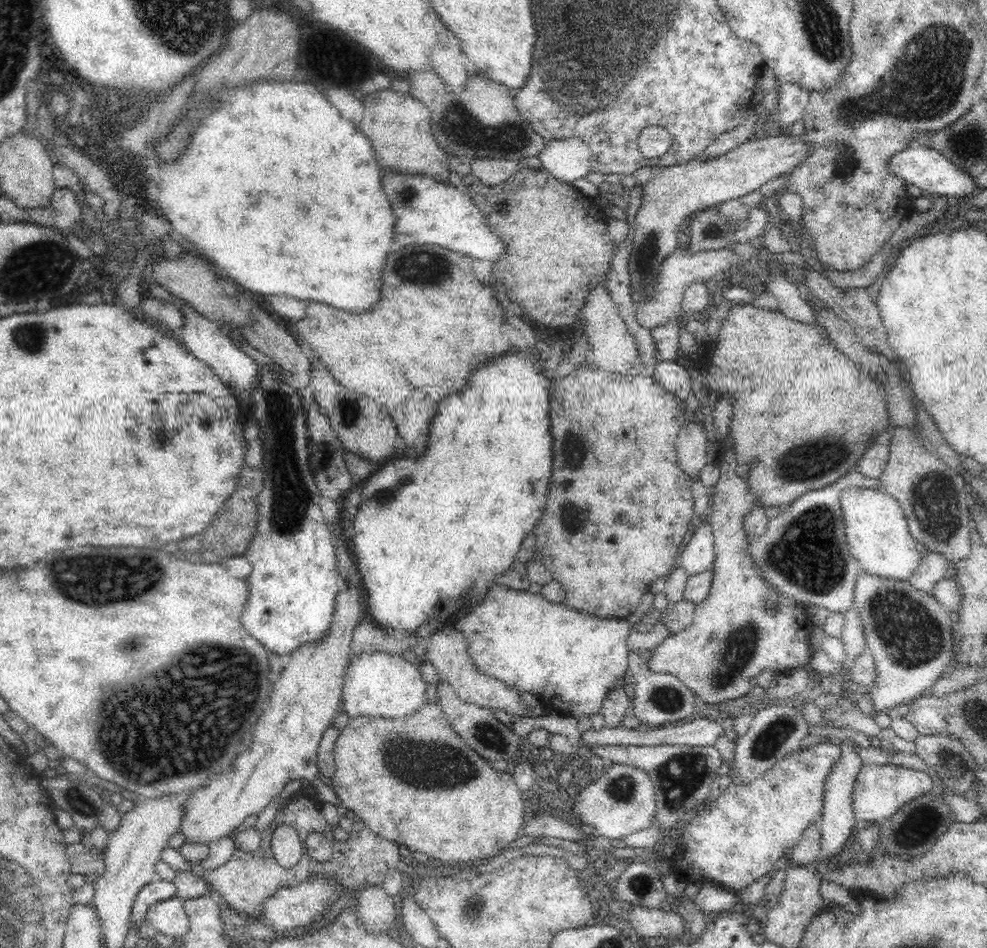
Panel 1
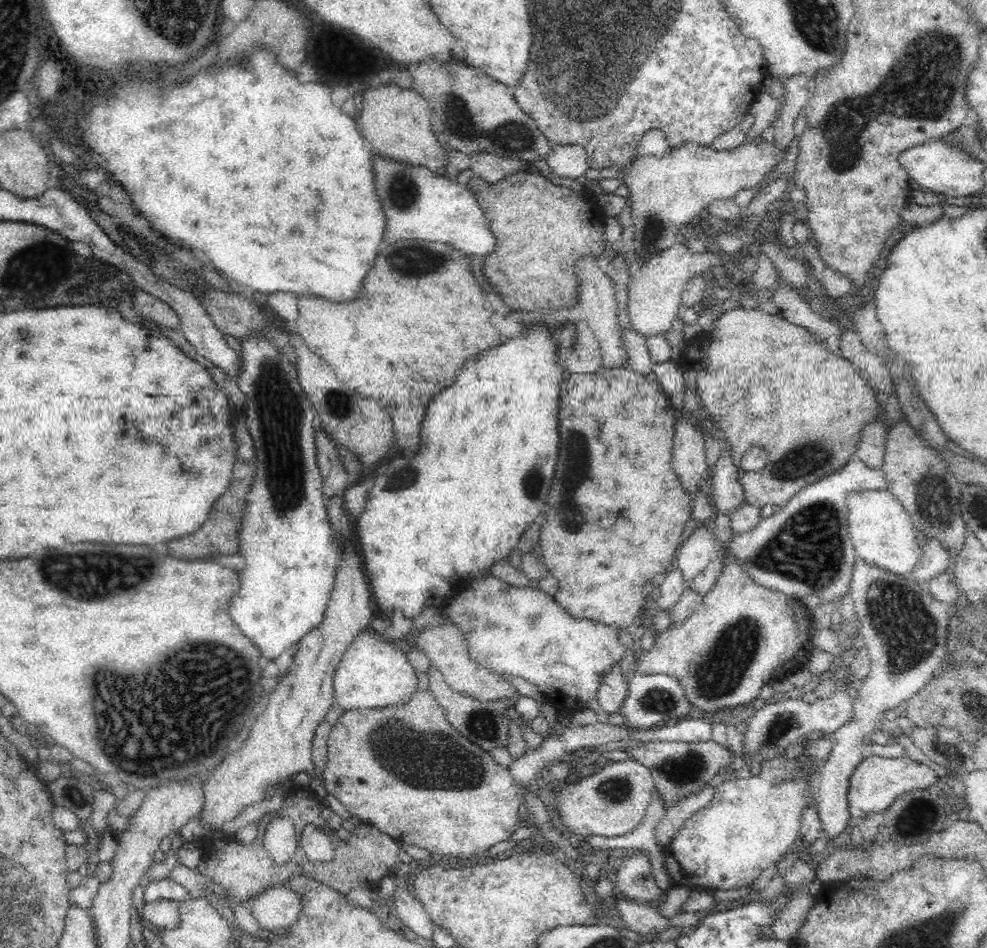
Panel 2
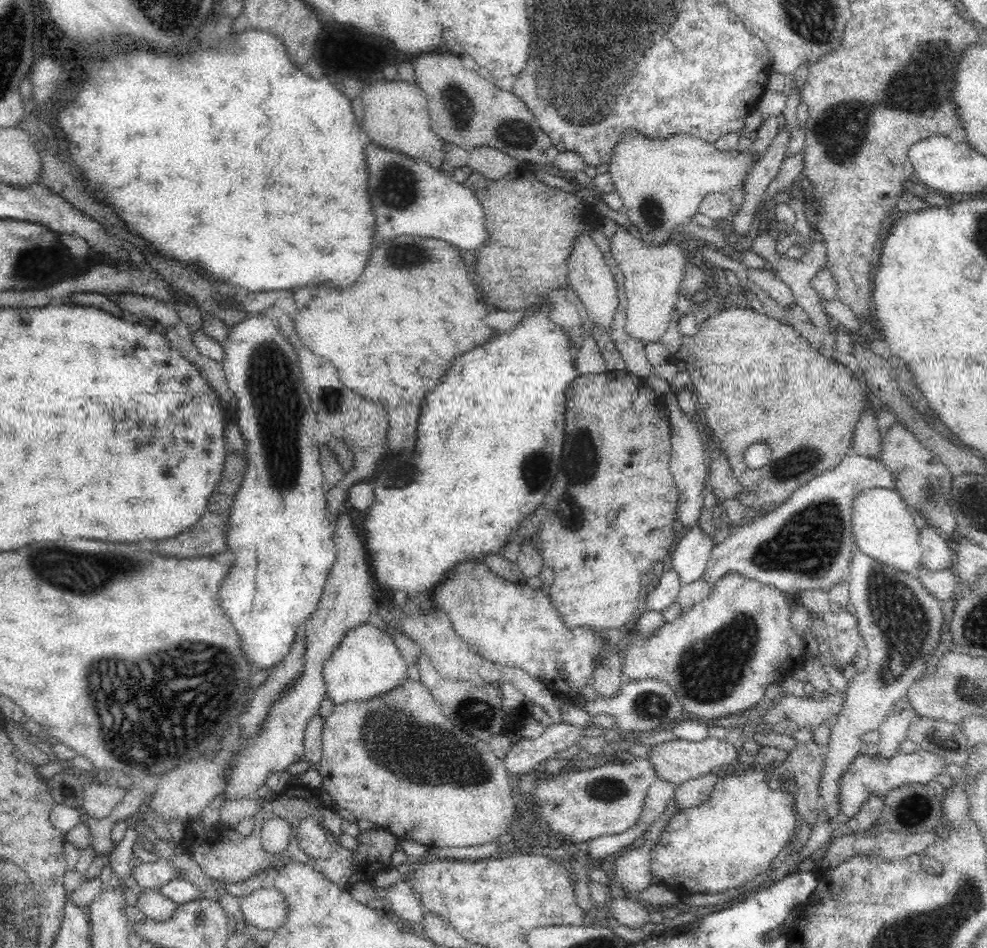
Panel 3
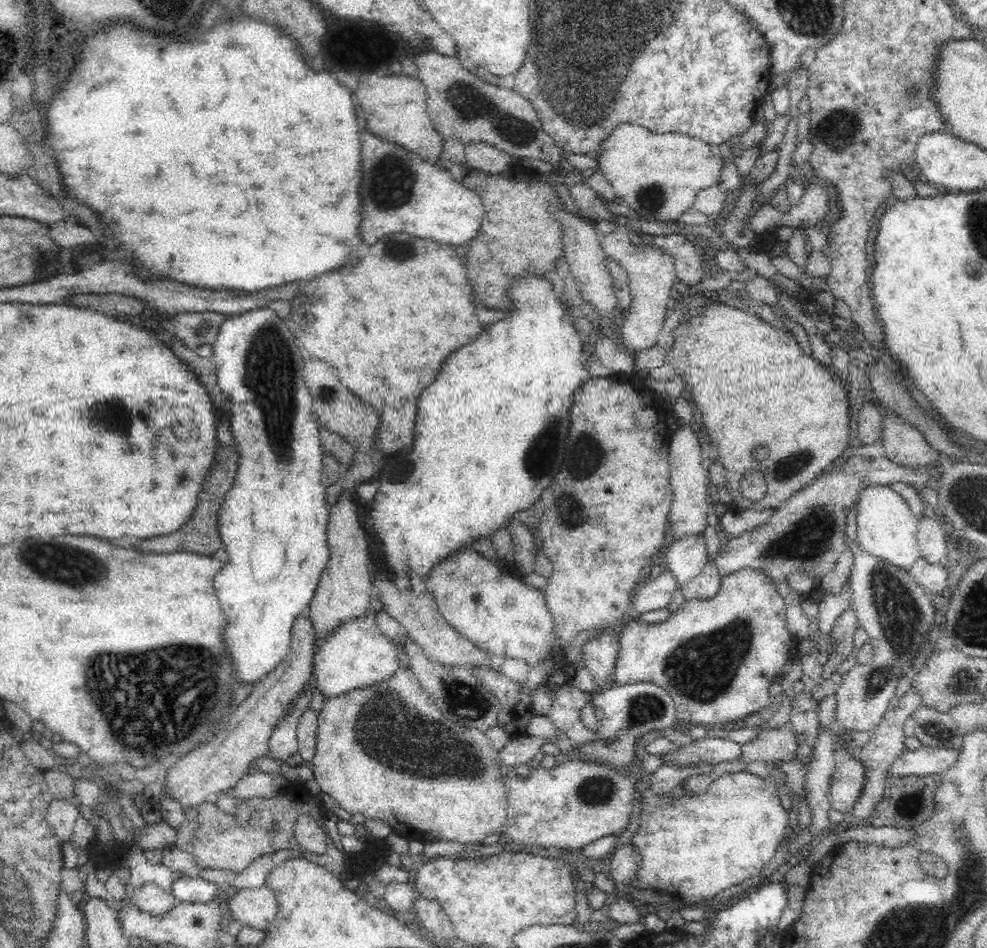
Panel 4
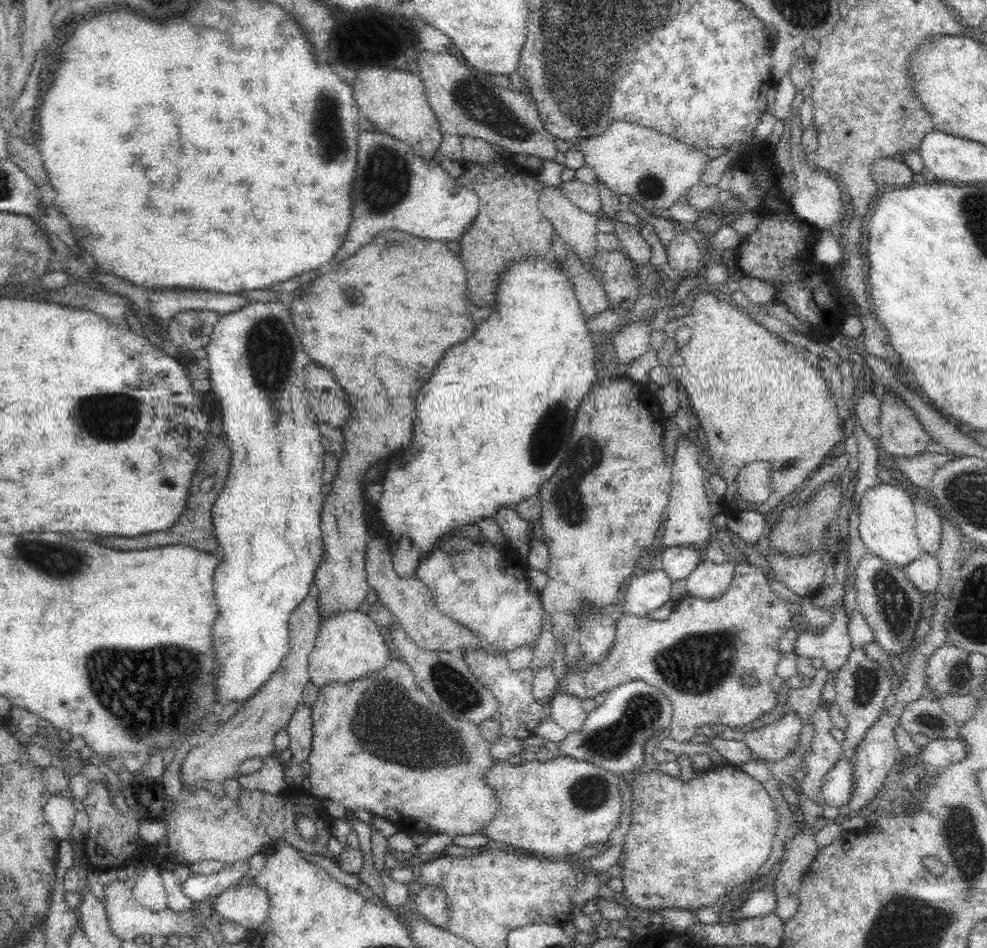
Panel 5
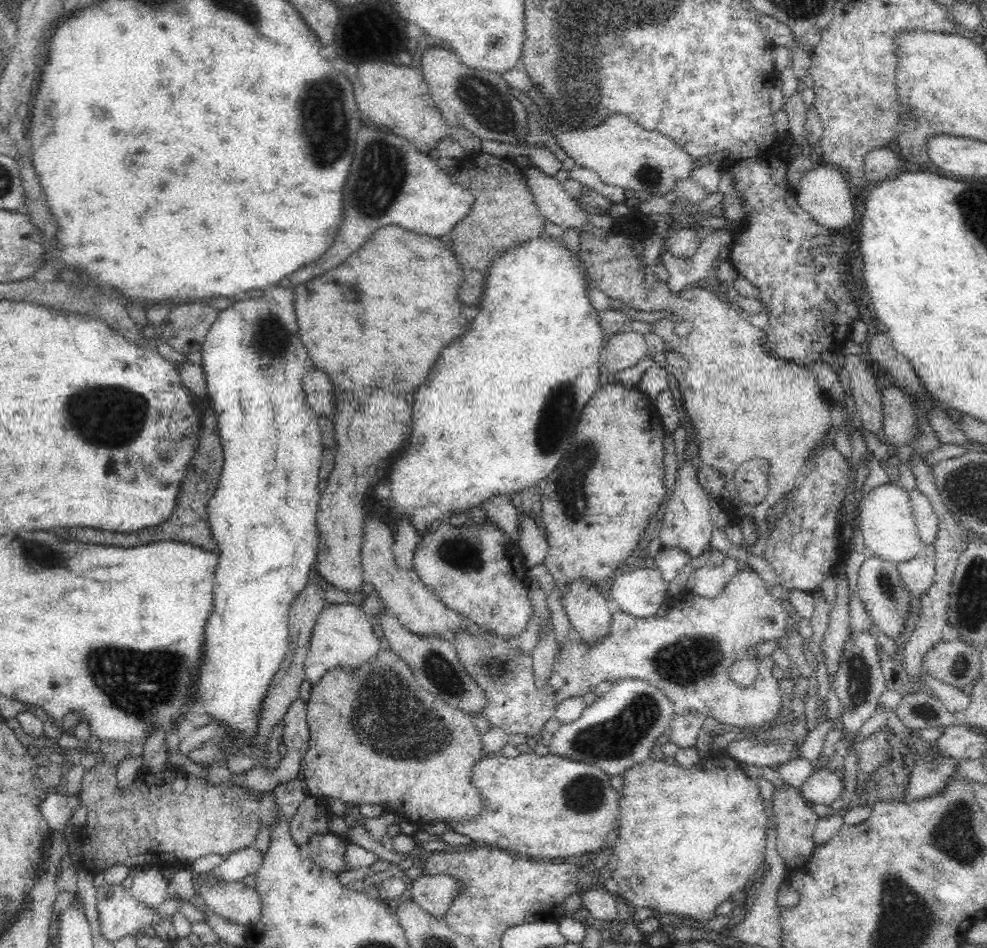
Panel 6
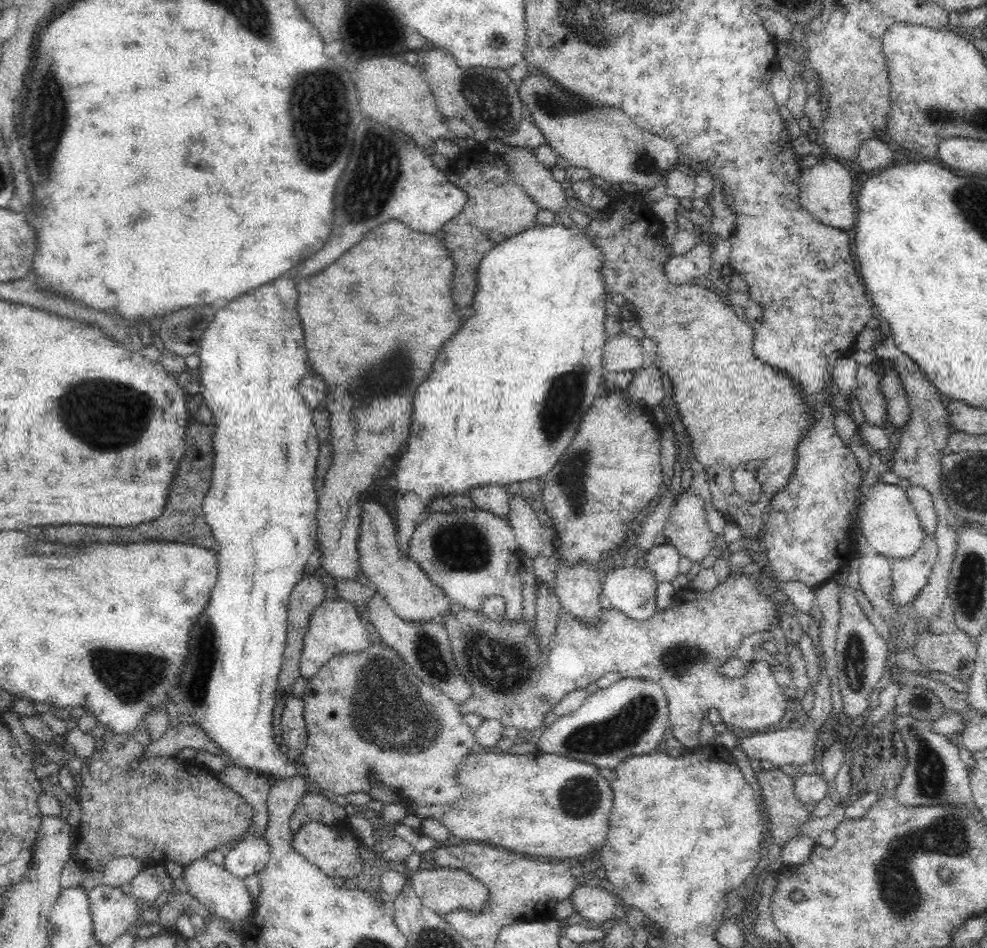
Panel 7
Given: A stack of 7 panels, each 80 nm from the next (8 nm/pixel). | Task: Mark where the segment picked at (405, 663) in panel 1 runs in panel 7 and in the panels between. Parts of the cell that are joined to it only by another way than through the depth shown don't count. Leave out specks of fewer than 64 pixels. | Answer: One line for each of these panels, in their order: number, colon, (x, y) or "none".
2: (372, 675)
3: (368, 664)
4: (358, 655)
5: (350, 646)
6: (344, 638)
7: (336, 628)

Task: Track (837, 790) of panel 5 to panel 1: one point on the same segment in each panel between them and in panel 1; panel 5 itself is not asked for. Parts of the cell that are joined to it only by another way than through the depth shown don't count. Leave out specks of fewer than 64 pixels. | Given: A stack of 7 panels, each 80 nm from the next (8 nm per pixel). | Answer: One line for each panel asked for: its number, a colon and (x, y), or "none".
1: (880, 791)
2: (877, 782)
3: (869, 775)
4: (848, 781)

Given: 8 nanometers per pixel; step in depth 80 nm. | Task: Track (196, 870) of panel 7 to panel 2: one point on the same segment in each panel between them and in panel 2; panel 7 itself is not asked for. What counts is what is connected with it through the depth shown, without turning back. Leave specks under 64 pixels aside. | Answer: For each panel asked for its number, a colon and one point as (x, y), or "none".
2: (277, 907)
3: (266, 908)
4: (258, 907)
5: (248, 905)
6: (236, 901)

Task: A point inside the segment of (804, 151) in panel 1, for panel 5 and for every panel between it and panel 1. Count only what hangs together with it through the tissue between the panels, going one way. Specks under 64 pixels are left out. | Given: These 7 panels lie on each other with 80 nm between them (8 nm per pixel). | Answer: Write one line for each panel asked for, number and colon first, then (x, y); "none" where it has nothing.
2: (666, 192)
3: (662, 182)
4: (657, 175)
5: (655, 170)

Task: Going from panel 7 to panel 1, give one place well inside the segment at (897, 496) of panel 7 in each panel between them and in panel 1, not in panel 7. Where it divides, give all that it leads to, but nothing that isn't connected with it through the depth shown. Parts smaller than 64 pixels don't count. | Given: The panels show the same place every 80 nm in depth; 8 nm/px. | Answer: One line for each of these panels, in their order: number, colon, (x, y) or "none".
1: (876, 532)
2: (880, 530)
3: (883, 529)
4: (887, 529)
5: (887, 516)
6: (886, 521)

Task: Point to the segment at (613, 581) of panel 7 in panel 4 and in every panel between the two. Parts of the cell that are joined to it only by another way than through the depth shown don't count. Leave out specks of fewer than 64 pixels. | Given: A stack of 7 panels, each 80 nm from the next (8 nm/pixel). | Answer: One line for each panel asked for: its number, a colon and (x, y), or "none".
4: (656, 592)
5: (645, 592)
6: (639, 592)

